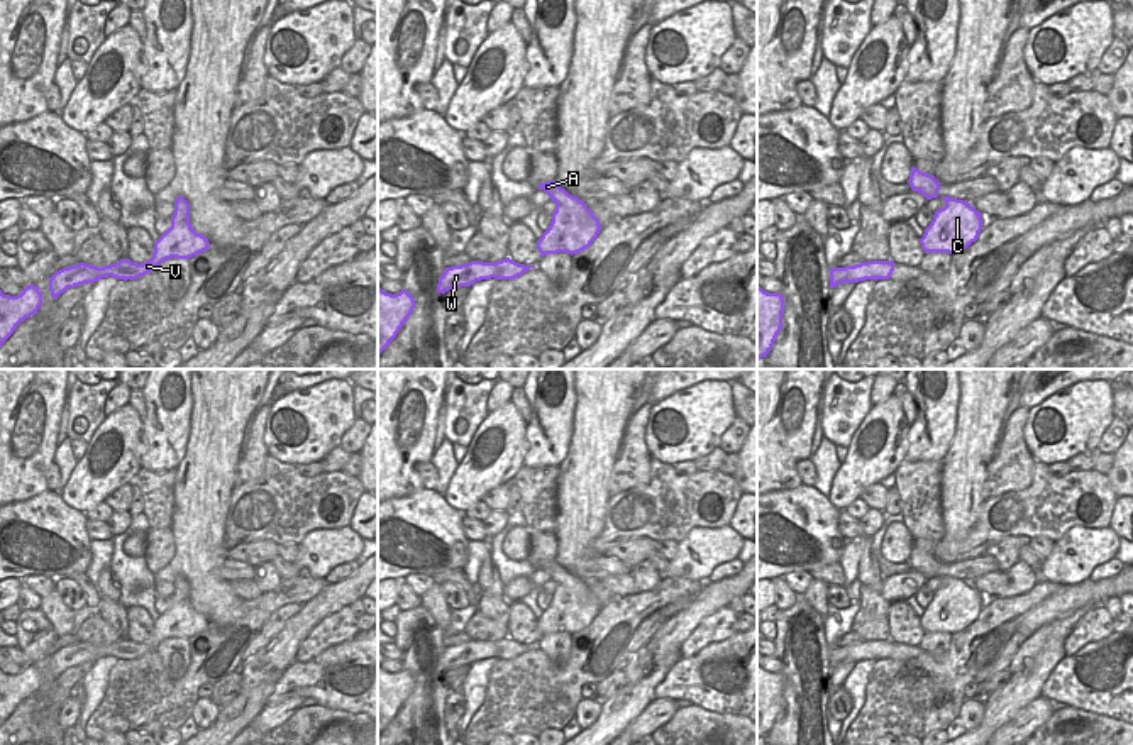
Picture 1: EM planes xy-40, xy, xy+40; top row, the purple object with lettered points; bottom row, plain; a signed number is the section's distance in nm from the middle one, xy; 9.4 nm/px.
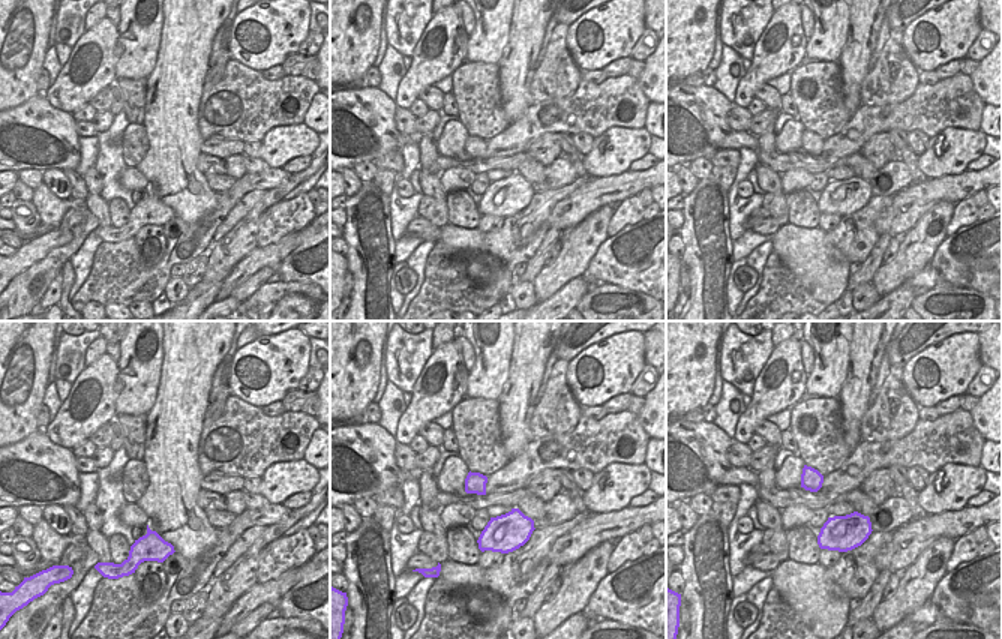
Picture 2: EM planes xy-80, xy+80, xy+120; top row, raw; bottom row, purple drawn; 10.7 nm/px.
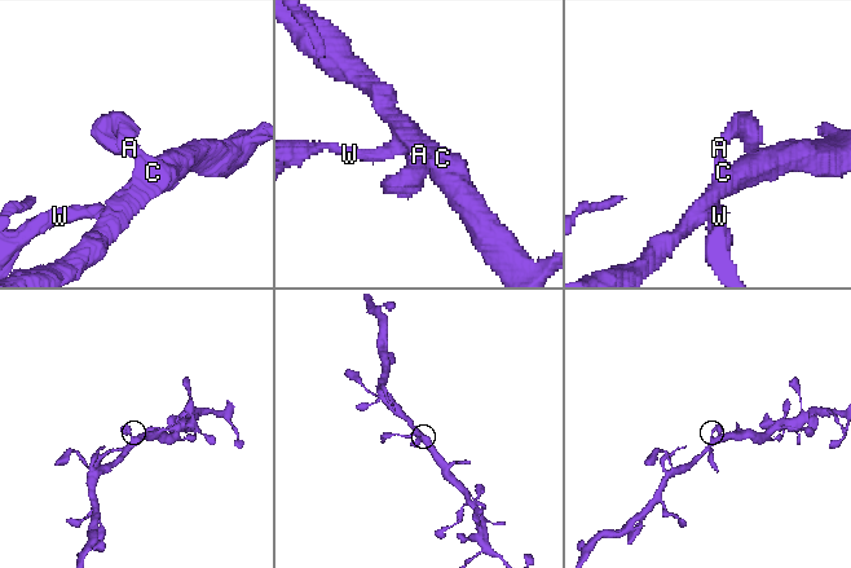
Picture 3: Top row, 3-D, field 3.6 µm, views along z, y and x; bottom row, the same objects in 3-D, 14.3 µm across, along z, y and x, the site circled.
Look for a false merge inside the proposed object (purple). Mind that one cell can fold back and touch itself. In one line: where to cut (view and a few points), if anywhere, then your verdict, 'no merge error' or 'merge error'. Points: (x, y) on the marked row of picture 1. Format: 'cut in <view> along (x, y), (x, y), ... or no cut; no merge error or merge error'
no cut; no merge error

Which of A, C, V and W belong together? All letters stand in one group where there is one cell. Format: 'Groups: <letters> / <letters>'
Groups: A C V W

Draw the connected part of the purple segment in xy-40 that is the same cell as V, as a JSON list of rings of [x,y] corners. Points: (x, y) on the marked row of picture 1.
[[[178,196],[171,227],[154,242],[154,252],[149,261],[137,264],[130,259],[120,259],[119,262],[103,268],[85,262],[63,268],[49,278],[49,291],[51,296],[58,300],[68,288],[95,283],[102,278],[112,276],[124,281],[137,279],[154,271],[166,259],[190,259],[208,247],[208,239],[196,234],[190,224],[190,203],[183,196]]]

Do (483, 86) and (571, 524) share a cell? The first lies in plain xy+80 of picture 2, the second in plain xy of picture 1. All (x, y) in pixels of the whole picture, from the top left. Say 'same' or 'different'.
different

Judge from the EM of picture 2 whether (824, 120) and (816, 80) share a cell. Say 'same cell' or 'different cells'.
same cell

